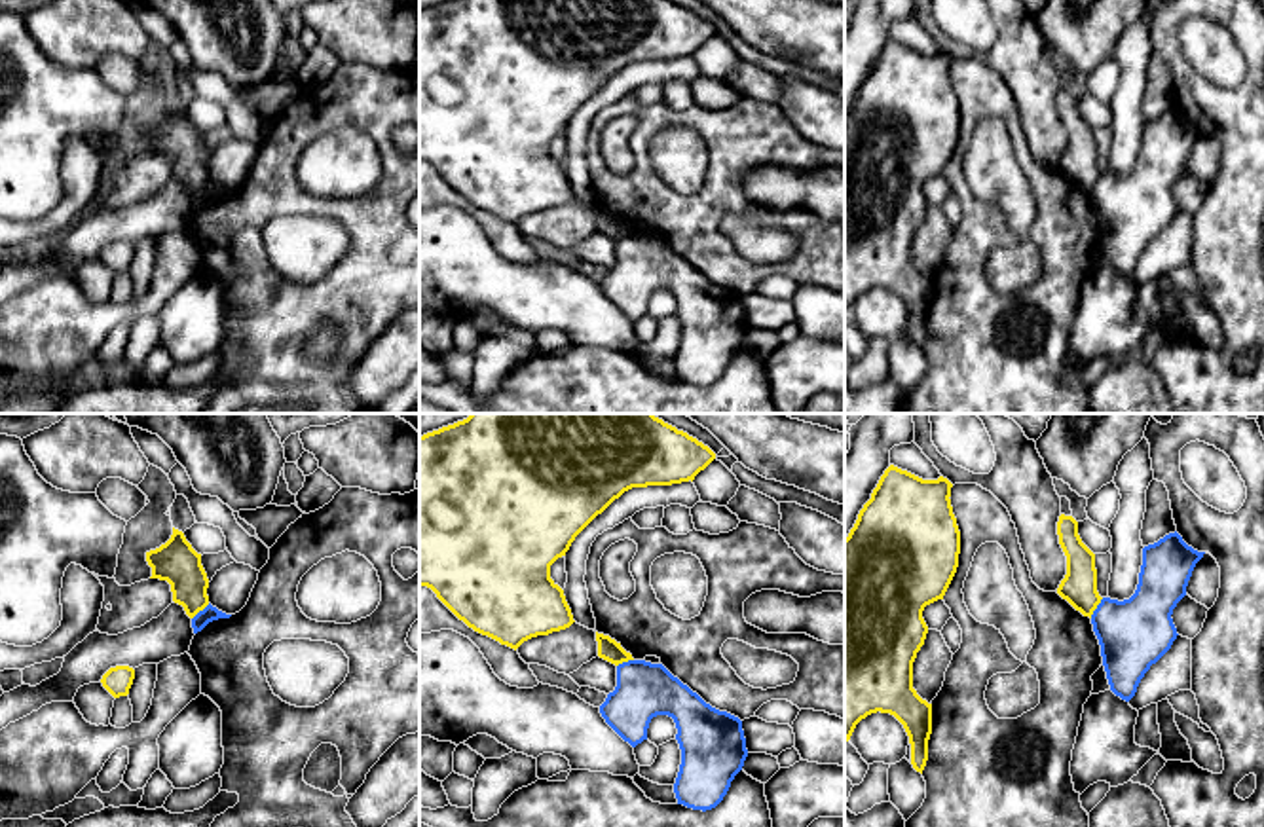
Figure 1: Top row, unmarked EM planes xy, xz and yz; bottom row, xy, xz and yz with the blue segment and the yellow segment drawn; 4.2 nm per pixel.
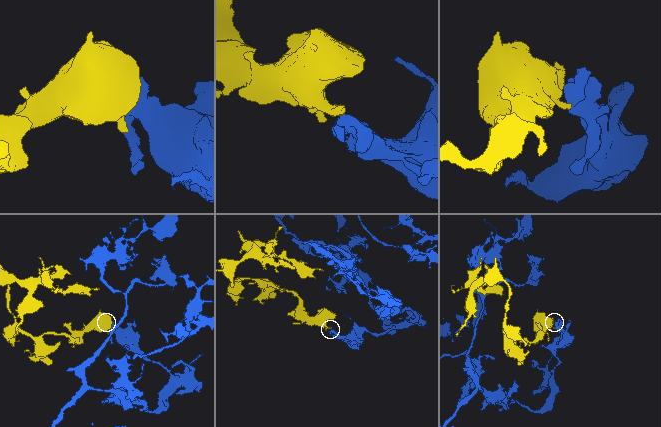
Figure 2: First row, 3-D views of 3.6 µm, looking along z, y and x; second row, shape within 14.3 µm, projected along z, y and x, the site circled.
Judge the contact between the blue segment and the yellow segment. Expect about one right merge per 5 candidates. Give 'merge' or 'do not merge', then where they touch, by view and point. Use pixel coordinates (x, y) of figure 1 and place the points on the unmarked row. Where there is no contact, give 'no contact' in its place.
do not merge; contact yz (1097, 183)

